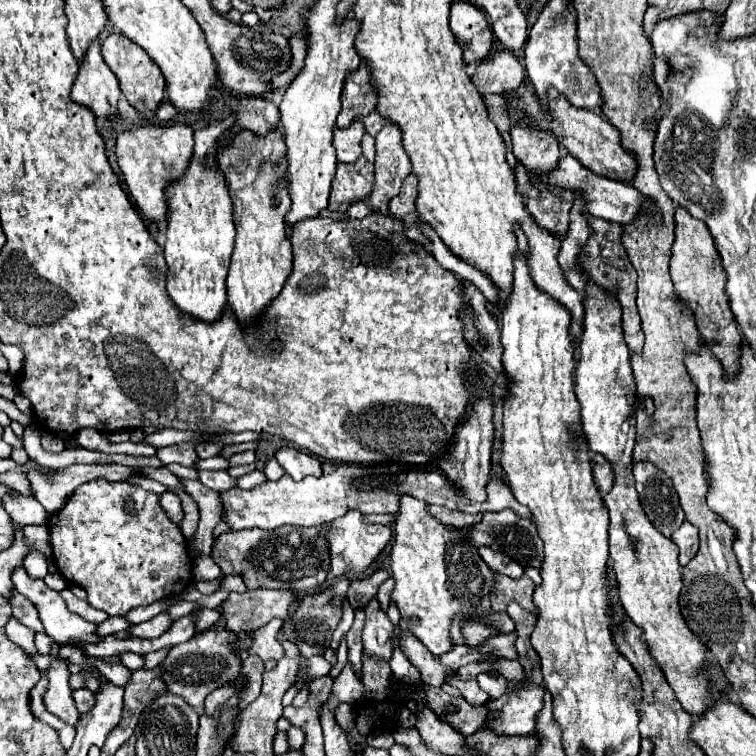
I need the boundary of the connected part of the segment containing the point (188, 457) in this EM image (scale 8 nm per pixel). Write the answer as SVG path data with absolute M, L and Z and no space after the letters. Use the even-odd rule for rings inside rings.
M177 444L177 446L159 448L157 458L165 464L181 464L187 468L195 468L195 462L199 460L195 452L195 444Z

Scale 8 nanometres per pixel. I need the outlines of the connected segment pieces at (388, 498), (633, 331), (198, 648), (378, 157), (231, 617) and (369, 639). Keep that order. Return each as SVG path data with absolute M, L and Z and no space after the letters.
M323 462L323 474L319 478L307 476L301 482L295 482L289 475L285 474L277 481L266 481L255 490L241 490L241 488L233 488L221 494L223 500L223 520L229 522L233 526L233 530L243 530L243 528L265 528L265 530L275 530L279 526L291 524L291 526L315 526L315 524L323 524L323 522L331 522L339 516L343 516L349 510L359 510L361 514L395 514L399 508L399 498L401 496L413 496L417 500L423 500L427 504L441 504L447 506L451 510L459 510L465 514L481 514L481 512L499 512L499 510L513 510L519 516L527 516L531 518L531 512L527 512L527 508L523 508L515 496L511 496L511 490L507 488L507 484L503 480L499 480L497 476L491 478L491 482L487 484L487 500L483 504L479 502L471 502L471 500L463 500L463 496L455 496L455 492L451 492L451 488L447 488L447 480L443 480L443 472L439 472L437 466L415 466L415 464L407 464L407 462L387 462L387 464L347 464L347 462Z
M587 216L587 224L593 230L593 234L589 236L587 244L579 252L579 268L593 282L597 282L599 286L603 286L603 288L617 288L617 296L619 296L619 302L621 302L621 308L623 308L625 340L627 340L627 346L631 348L631 352L639 354L643 350L645 336L643 336L643 330L641 330L641 320L639 320L639 312L637 312L637 304L635 304L635 298L637 298L637 286L635 286L637 272L631 266L631 262L627 260L627 252L625 252L625 248L621 244L623 228L619 224L615 224L615 222L599 220L599 218L593 218L593 216Z
M223 620L211 626L207 632L195 634L191 640L177 644L171 648L163 666L163 680L167 680L169 692L181 696L189 706L199 708L203 706L207 694L213 690L239 680L241 674L241 654L239 654L239 638L223 628Z
M385 124L385 128L375 136L375 184L369 196L369 204L373 208L347 208L349 218L363 218L371 212L387 212L387 204L393 196L399 194L401 182L407 174L411 174L411 162L407 160L407 152L403 152L399 140L399 128L395 124Z
M247 590L243 594L231 594L227 602L223 602L223 618L227 620L227 628L233 632L251 632L261 626L265 626L273 618L285 618L289 614L289 608L301 600L299 592L293 590Z
M377 598L371 600L365 608L365 626L363 626L363 654L367 658L381 658L389 662L393 654L393 624L387 614L381 610Z

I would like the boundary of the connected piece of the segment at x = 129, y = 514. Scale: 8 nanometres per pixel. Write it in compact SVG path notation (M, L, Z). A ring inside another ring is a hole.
M103 478L85 482L69 496L59 512L49 516L47 528L51 532L53 560L59 574L85 588L87 602L109 616L125 616L137 606L149 606L157 600L177 596L187 584L191 584L193 562L181 528L169 520L167 512L159 504L159 496L137 484L109 482Z

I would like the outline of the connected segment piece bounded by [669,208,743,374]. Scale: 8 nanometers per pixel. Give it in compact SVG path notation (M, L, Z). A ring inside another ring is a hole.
M677 208L675 212L675 242L671 246L671 262L669 262L671 280L683 304L687 304L693 314L701 336L709 342L715 356L721 360L729 374L739 370L739 346L741 346L741 330L735 324L735 316L731 314L731 306L725 294L725 276L723 266L719 264L719 254L715 252L715 242L711 240L709 228L693 218L685 208Z

